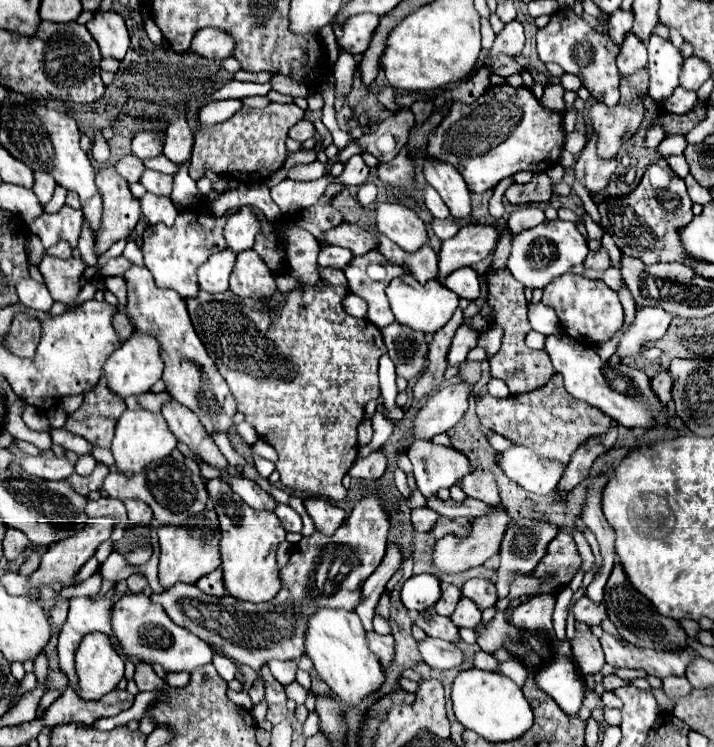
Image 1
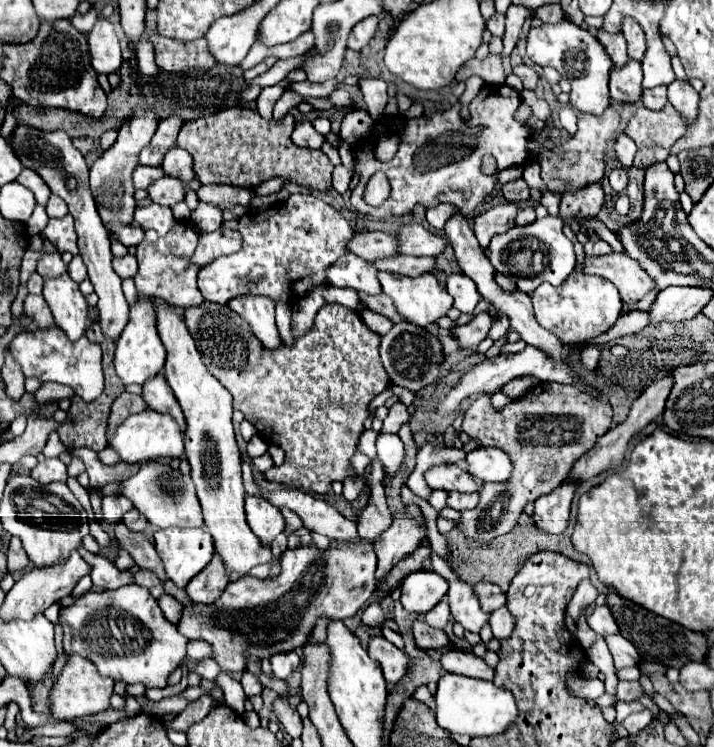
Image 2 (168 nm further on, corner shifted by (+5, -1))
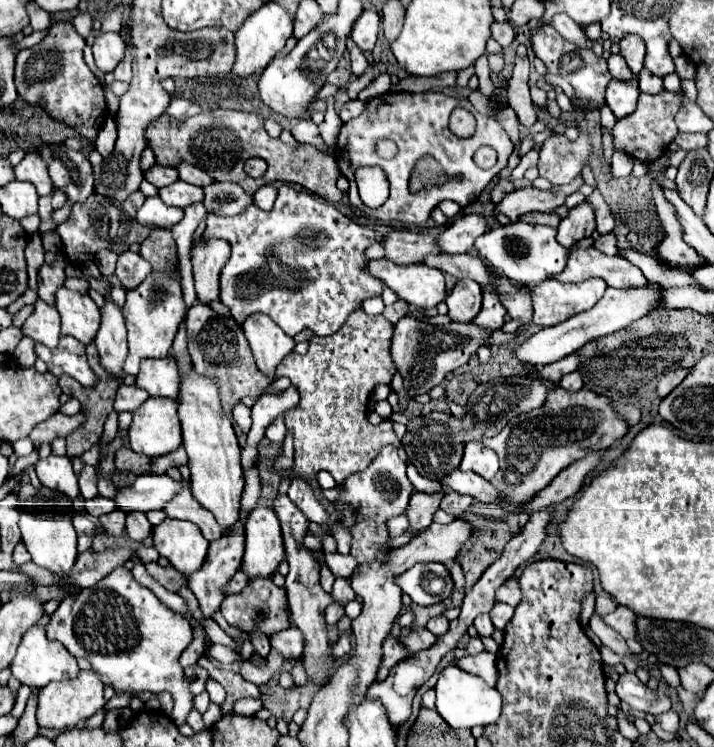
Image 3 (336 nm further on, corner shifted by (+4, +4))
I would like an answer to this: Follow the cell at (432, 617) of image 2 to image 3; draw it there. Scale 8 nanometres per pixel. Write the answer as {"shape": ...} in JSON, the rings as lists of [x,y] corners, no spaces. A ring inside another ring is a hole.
{"shape":[[[439,614],[439,616],[435,616],[435,618],[431,618],[431,620],[427,622],[427,628],[429,628],[435,636],[441,636],[443,632],[447,632],[447,624],[449,624],[449,620],[447,620],[443,614]]]}

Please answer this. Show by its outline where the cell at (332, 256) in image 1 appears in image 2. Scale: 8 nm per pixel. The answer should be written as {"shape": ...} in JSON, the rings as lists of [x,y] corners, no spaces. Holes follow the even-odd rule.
{"shape":[[[348,253],[344,257],[340,257],[338,263],[334,263],[326,275],[328,281],[336,287],[350,287],[354,291],[366,293],[366,295],[378,295],[382,293],[380,285],[378,285],[378,277],[376,277],[376,269],[372,263],[360,259],[354,253]]]}

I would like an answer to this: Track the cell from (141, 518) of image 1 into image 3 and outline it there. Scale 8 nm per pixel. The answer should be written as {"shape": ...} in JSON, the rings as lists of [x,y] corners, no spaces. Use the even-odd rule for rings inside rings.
{"shape":[[[143,512],[127,514],[127,534],[129,534],[129,538],[133,538],[137,542],[143,542],[151,534],[151,528],[153,526],[149,524],[149,520]]]}

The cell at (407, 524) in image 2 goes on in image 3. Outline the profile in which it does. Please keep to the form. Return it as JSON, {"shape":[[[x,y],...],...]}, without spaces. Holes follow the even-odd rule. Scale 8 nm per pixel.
{"shape":[[[413,492],[405,516],[409,518],[409,528],[407,534],[415,536],[421,530],[429,528],[433,524],[433,514],[439,510],[439,502],[445,492],[439,494],[423,494],[423,492]]]}

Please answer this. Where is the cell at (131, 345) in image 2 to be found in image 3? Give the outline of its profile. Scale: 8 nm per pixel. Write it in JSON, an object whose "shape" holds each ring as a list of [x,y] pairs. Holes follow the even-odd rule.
{"shape":[[[179,272],[177,278],[171,280],[171,276],[163,274],[149,274],[137,288],[127,292],[127,302],[123,306],[123,314],[127,320],[127,336],[129,336],[129,354],[123,364],[125,374],[137,376],[139,364],[143,358],[165,358],[169,354],[169,348],[173,344],[173,338],[177,334],[177,328],[181,320],[185,318],[185,304],[181,296],[181,284],[179,284]]]}

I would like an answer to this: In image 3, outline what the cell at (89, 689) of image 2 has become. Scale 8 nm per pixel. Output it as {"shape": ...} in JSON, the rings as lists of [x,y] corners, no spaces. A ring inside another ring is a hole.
{"shape":[[[81,670],[75,678],[63,678],[59,682],[51,682],[39,690],[37,704],[37,722],[45,728],[67,728],[75,726],[105,706],[103,698],[103,682],[95,670]]]}

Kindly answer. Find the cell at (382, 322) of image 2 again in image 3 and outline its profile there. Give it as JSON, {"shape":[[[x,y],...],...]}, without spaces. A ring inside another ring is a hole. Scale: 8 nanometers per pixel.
{"shape":[[[397,300],[395,304],[385,306],[383,316],[385,316],[391,324],[397,324],[397,320],[399,320],[399,318],[403,318],[403,316],[407,314],[407,310],[409,310],[409,304],[407,304],[407,302],[403,302],[403,300]]]}

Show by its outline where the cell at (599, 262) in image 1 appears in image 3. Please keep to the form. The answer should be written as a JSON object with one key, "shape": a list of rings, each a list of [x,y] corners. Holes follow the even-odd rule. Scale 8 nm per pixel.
{"shape":[[[613,232],[601,234],[601,236],[595,240],[593,248],[601,250],[601,252],[605,252],[605,254],[617,254],[617,252],[619,252],[619,250],[617,250],[617,238],[615,238]]]}

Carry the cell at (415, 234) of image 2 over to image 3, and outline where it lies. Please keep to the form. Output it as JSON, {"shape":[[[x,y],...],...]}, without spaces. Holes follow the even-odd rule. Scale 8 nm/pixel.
{"shape":[[[477,214],[459,216],[453,226],[447,226],[437,236],[437,246],[447,254],[465,254],[473,246],[475,238],[487,230],[487,222]]]}

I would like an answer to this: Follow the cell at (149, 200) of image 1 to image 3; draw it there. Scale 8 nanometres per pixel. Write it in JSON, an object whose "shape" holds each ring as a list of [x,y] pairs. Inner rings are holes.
{"shape":[[[159,196],[147,198],[145,204],[137,212],[137,222],[143,226],[161,226],[161,228],[173,228],[183,218],[181,208],[171,208],[163,204]]]}

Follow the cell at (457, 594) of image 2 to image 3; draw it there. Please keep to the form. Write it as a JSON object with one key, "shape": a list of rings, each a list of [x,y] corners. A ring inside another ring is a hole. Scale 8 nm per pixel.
{"shape":[[[479,614],[479,616],[475,618],[473,626],[477,628],[479,636],[491,636],[491,632],[495,630],[495,626],[491,624],[491,620],[489,620],[489,616],[487,616],[487,614]]]}

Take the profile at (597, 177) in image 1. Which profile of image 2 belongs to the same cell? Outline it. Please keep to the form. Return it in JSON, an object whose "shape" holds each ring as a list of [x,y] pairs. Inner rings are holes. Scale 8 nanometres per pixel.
{"shape":[[[600,183],[588,185],[572,193],[564,193],[560,203],[560,219],[564,223],[568,219],[576,219],[576,221],[594,219],[602,209],[602,205],[604,205],[604,191]]]}

